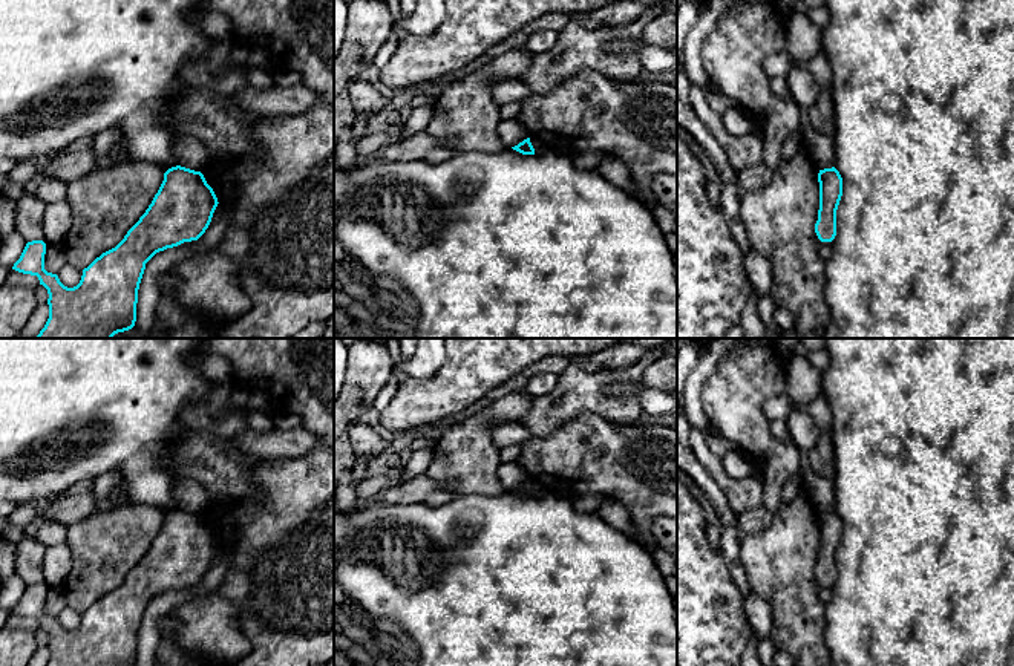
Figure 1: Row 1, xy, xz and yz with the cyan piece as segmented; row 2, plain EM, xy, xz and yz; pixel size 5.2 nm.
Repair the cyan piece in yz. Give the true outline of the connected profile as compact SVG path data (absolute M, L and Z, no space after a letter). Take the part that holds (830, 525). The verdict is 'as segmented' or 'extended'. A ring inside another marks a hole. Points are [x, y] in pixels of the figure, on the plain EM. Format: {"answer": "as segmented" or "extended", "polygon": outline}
{"answer": "as segmented", "polygon": "M832 511L819 513L819 553L815 576L821 585L832 585L836 579L836 553L842 539L842 521Z"}

